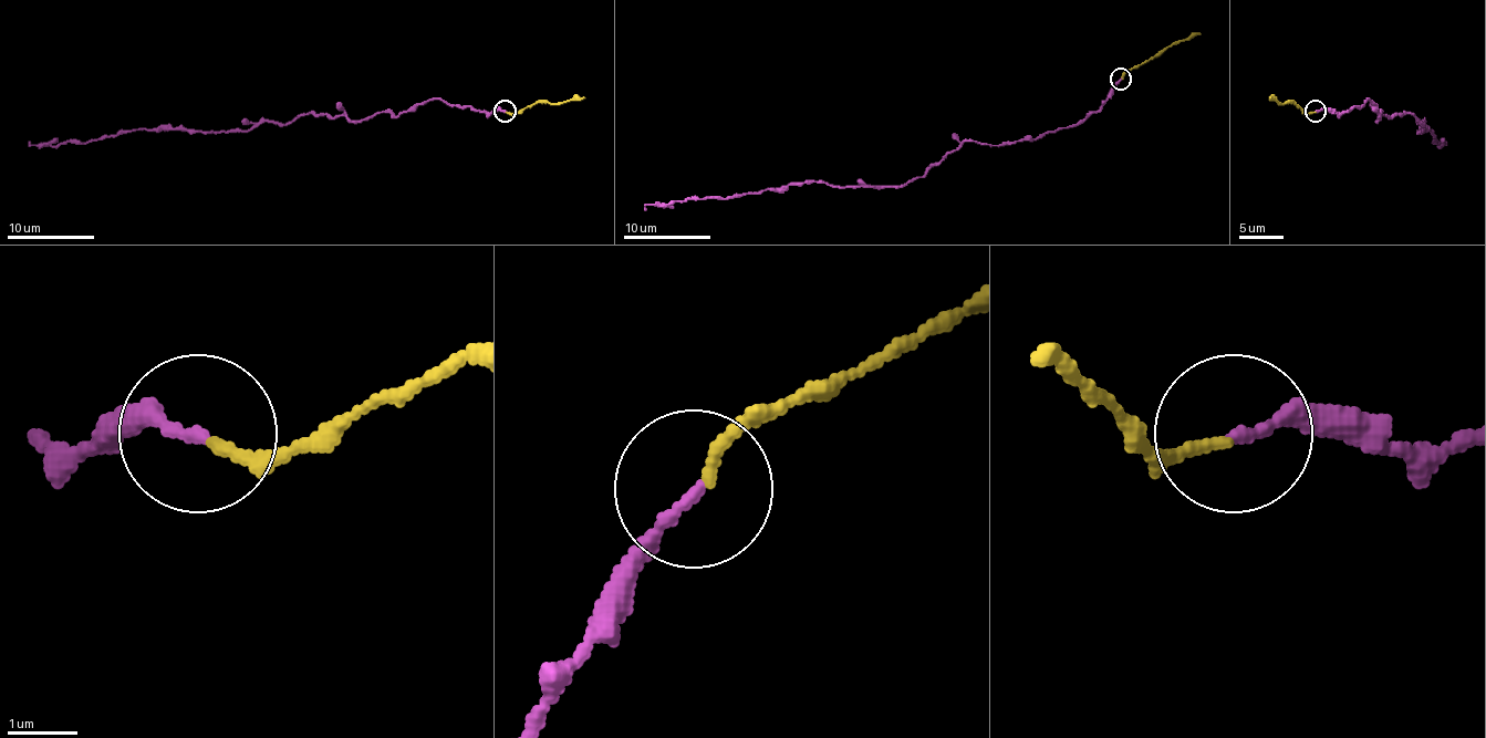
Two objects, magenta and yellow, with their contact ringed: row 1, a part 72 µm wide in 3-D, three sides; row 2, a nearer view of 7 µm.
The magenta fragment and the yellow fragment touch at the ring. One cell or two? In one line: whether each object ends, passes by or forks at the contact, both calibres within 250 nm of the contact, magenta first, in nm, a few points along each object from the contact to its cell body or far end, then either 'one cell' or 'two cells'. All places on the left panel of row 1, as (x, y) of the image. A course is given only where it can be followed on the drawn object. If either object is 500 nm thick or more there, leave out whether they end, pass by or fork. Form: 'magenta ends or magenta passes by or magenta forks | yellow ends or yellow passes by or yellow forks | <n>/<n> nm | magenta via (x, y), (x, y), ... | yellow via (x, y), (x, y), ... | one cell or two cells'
magenta ends | yellow ends | 160/150 nm | magenta via (506, 111), (427, 100), (396, 117), (374, 113), (359, 122), (309, 113), (228, 132), (29, 141) | yellow via (506, 113), (513, 113), (536, 102), (558, 104), (584, 97) | one cell

